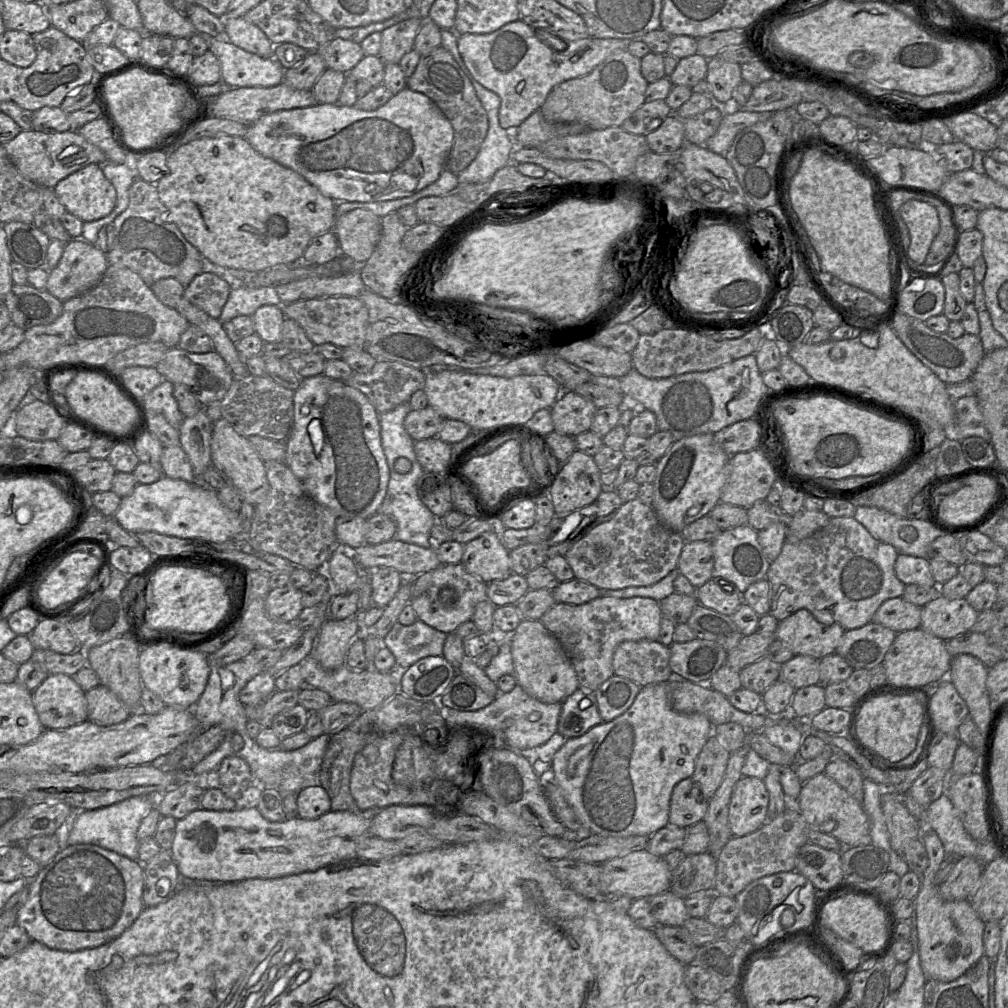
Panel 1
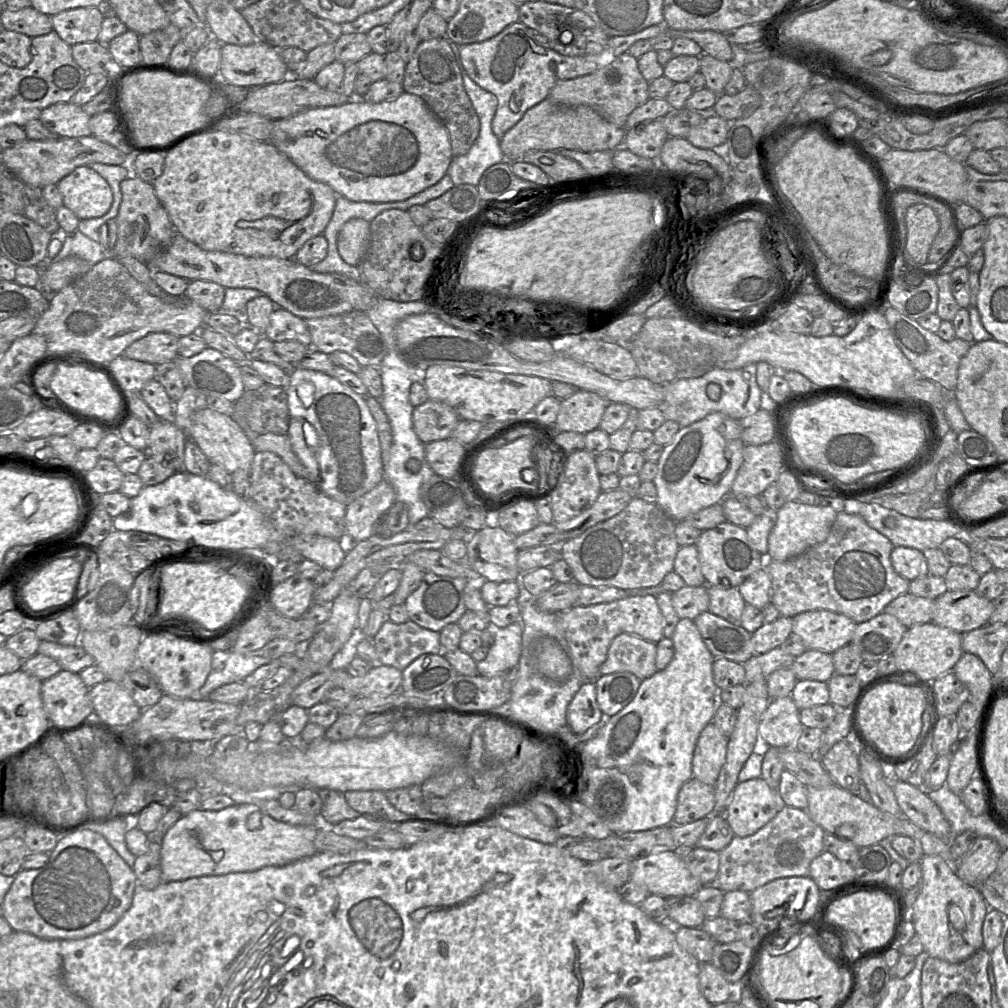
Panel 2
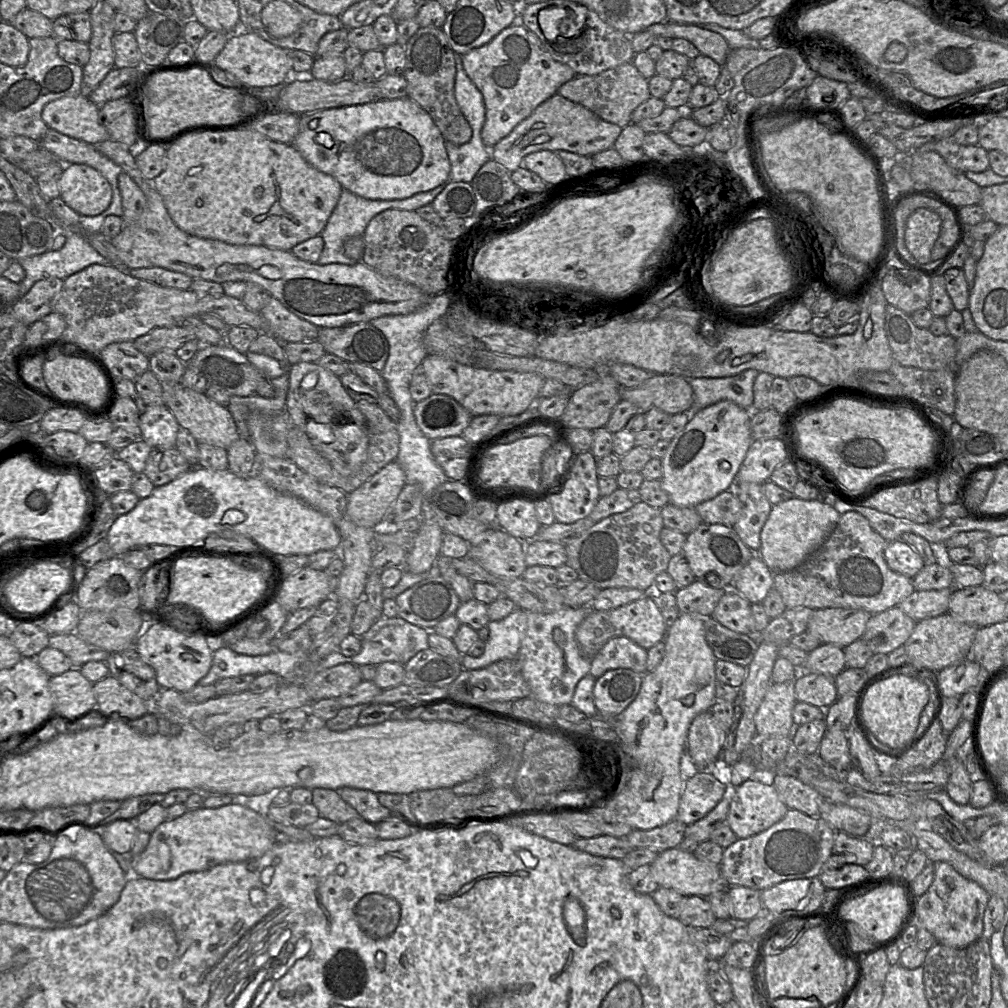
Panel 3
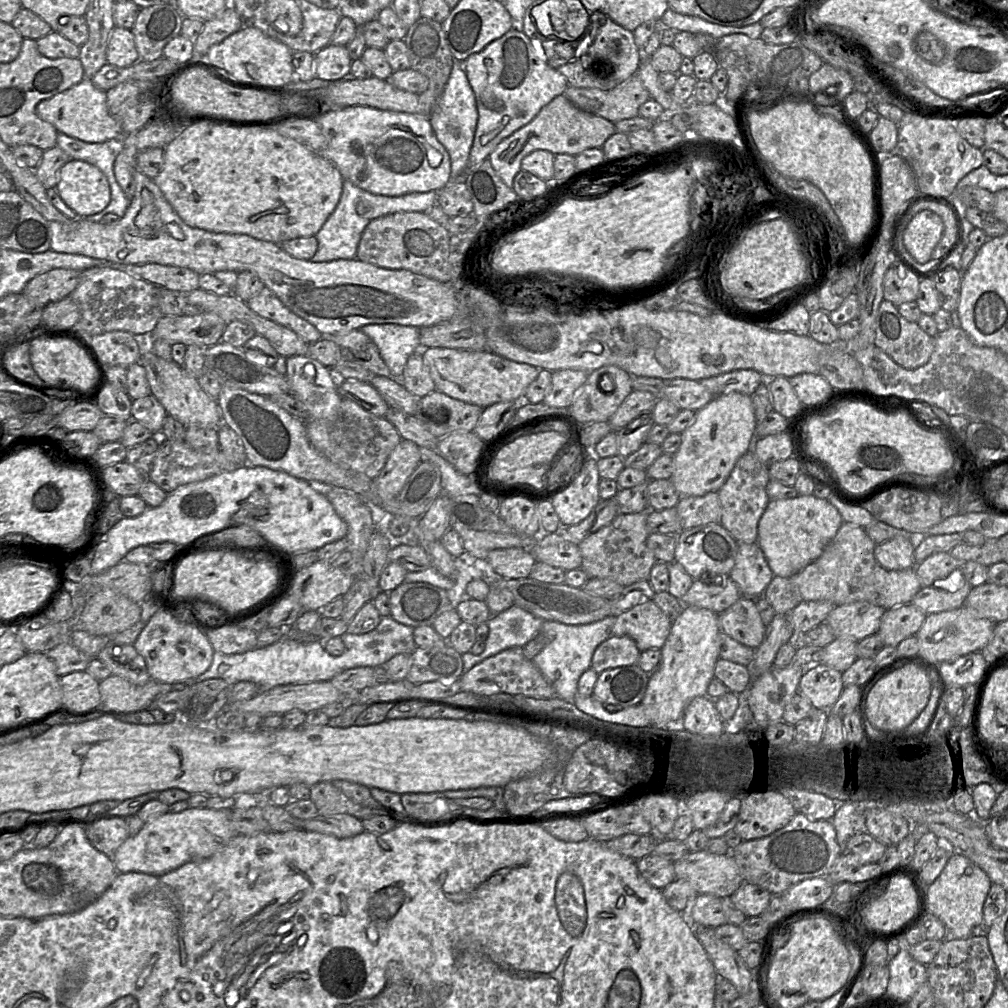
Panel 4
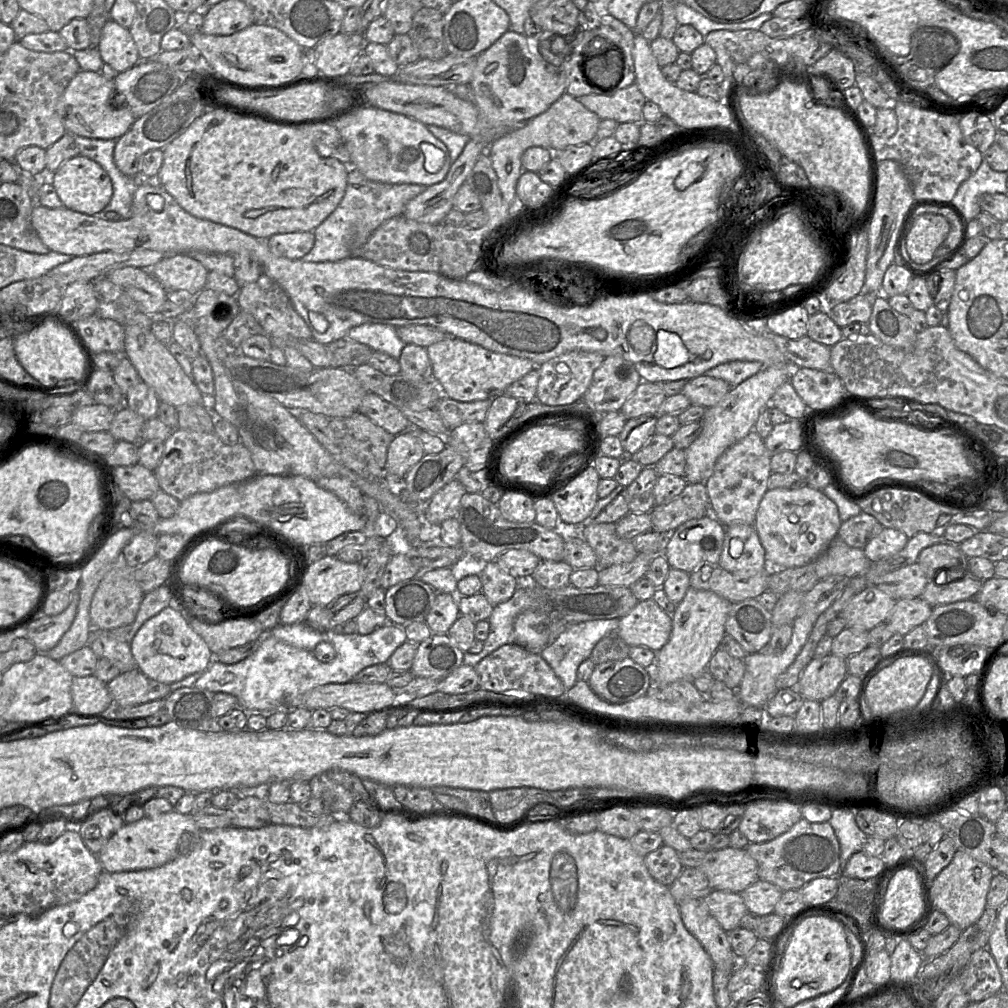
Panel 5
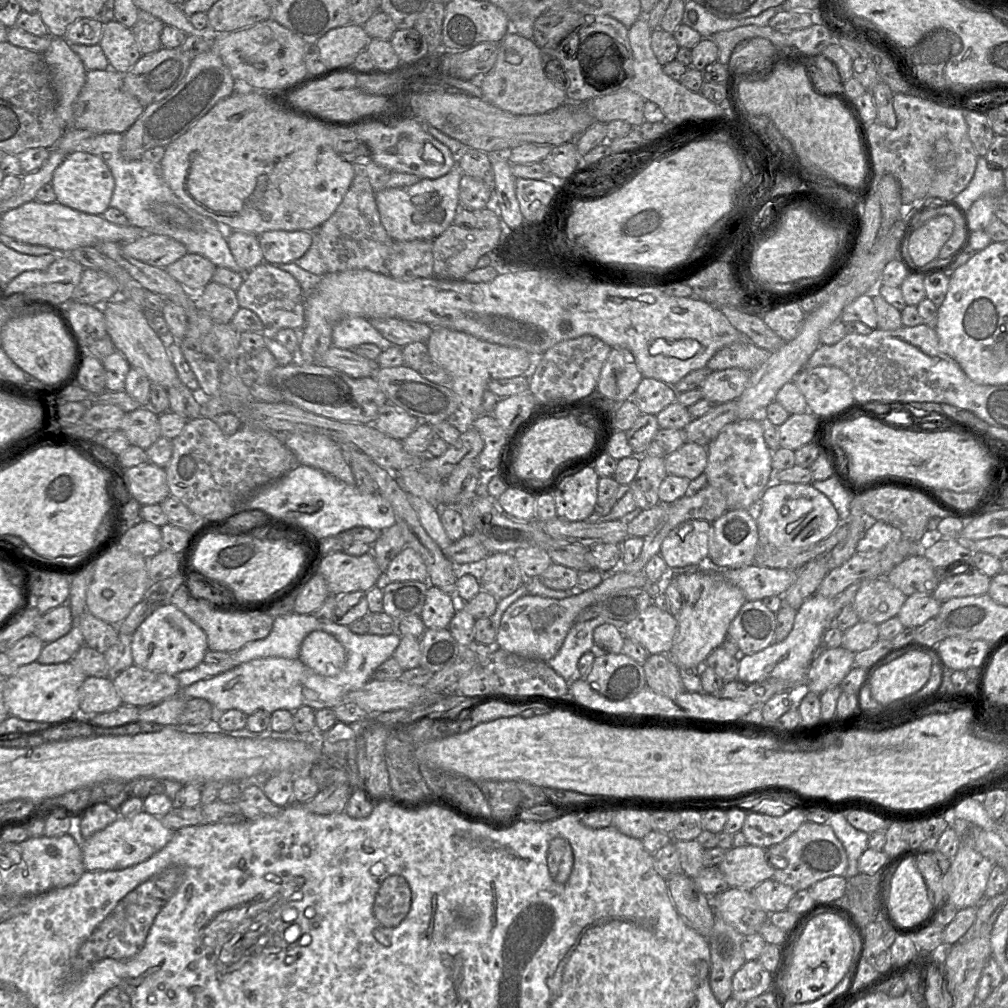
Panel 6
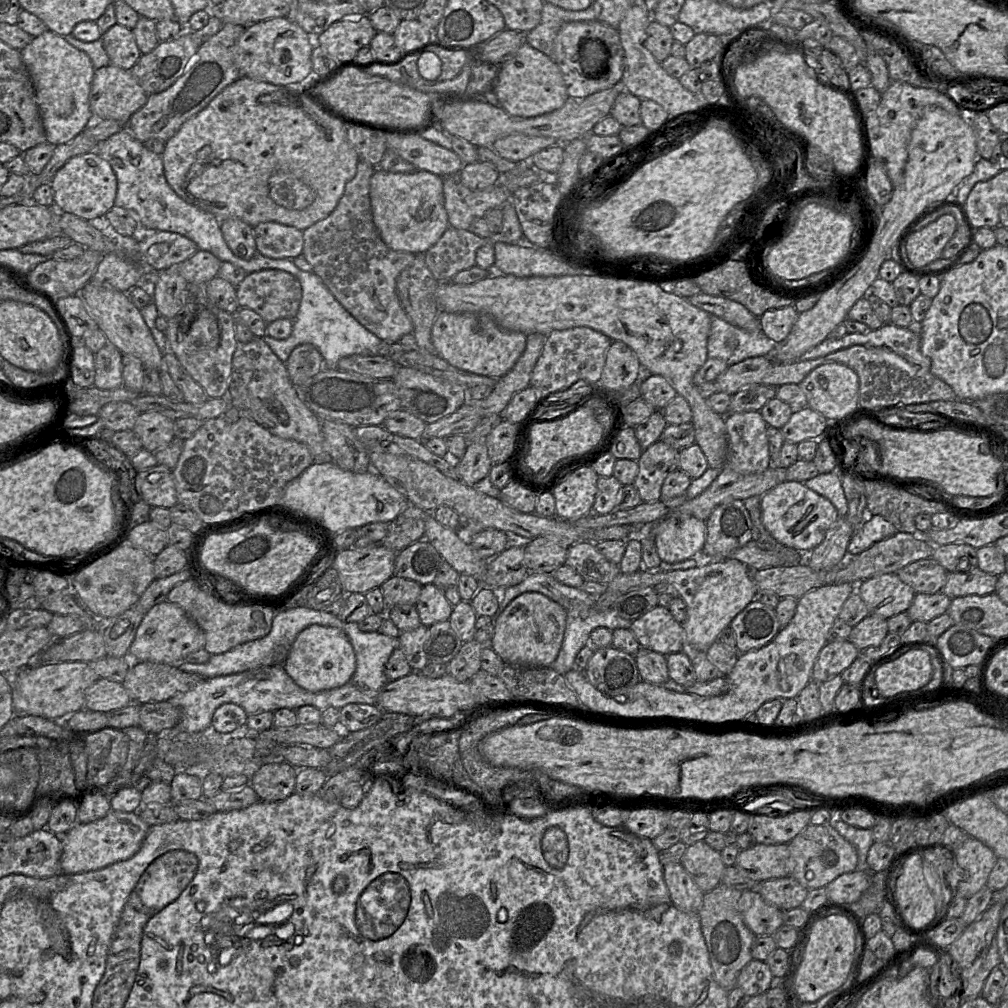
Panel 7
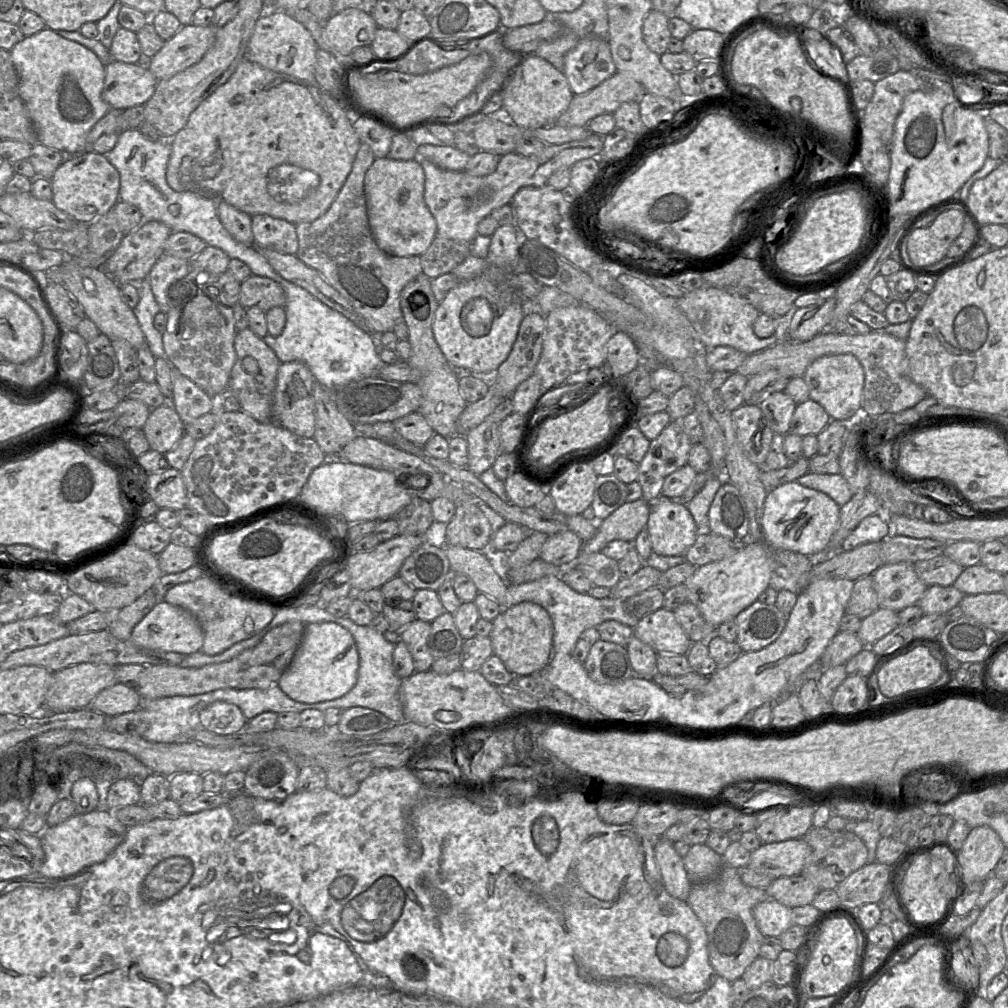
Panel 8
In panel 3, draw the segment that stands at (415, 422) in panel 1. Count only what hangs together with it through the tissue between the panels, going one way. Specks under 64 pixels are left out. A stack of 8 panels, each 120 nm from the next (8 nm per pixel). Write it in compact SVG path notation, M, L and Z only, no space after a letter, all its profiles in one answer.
M431 394L415 403L413 413L419 429L431 441L460 436L473 418L462 405L445 394Z

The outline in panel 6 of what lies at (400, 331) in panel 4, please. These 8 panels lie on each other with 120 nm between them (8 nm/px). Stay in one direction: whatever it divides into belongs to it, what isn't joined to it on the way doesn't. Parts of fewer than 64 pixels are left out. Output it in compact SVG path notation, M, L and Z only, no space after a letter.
M347 317L333 327L332 346L342 349L354 349L364 343L377 345L381 350L393 344L375 329L370 321L363 317Z

